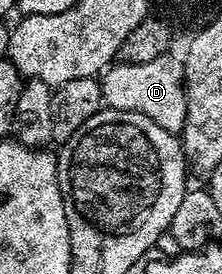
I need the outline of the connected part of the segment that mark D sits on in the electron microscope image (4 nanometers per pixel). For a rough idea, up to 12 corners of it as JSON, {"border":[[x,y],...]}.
{"border":[[172,60],[116,62],[105,105],[183,131],[188,99]]}

